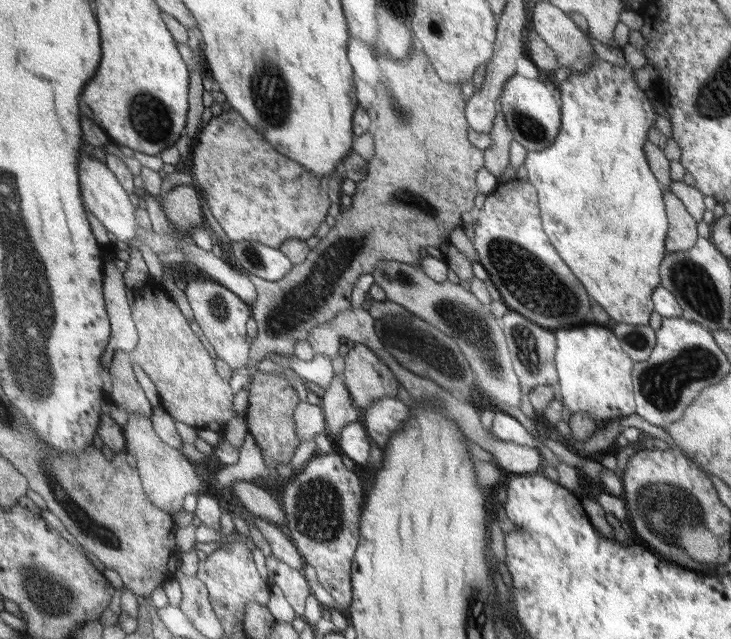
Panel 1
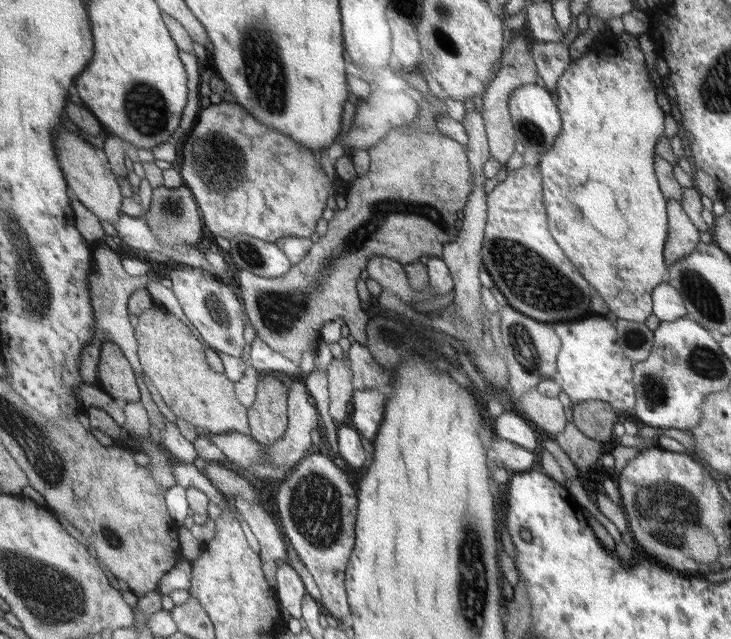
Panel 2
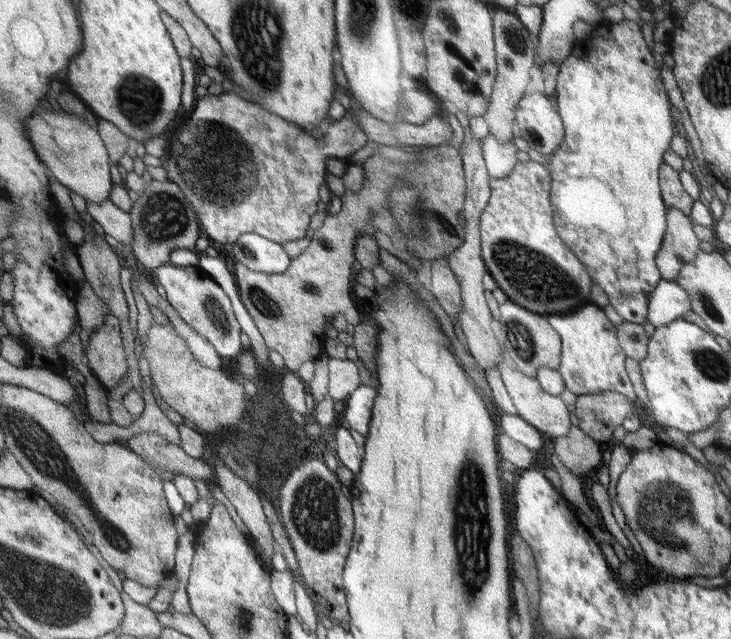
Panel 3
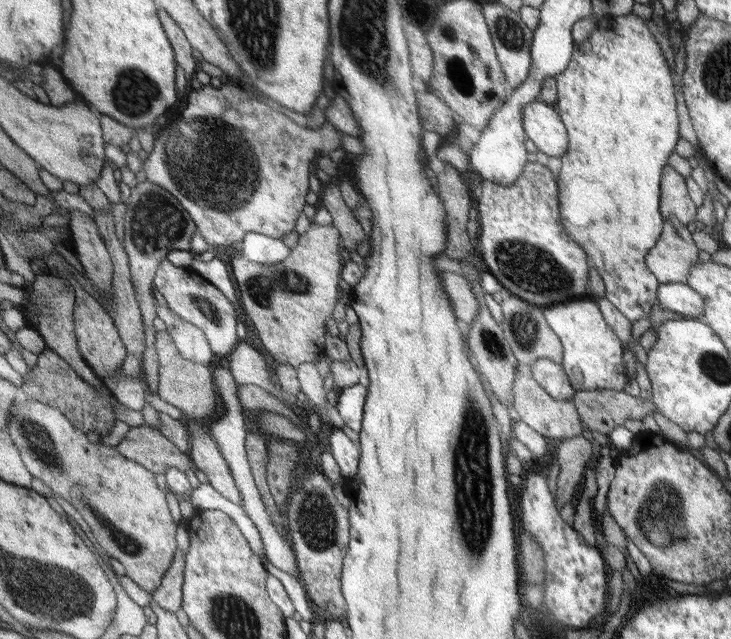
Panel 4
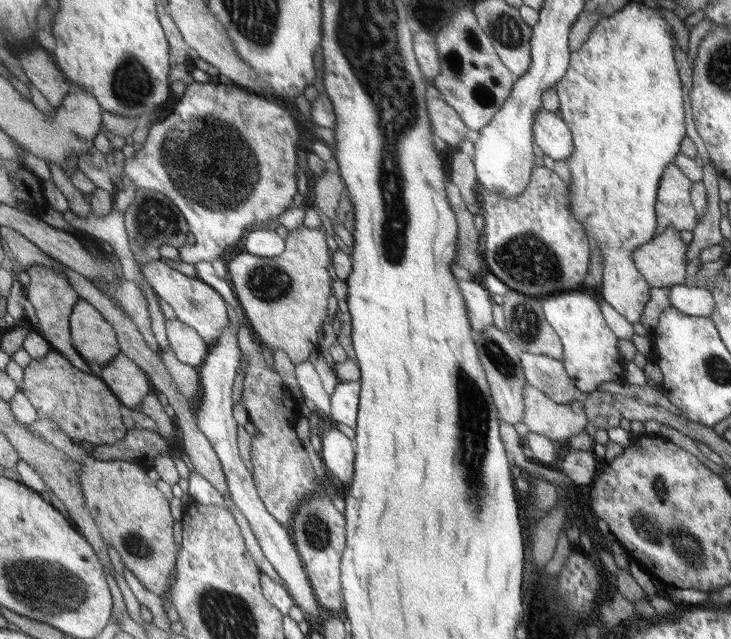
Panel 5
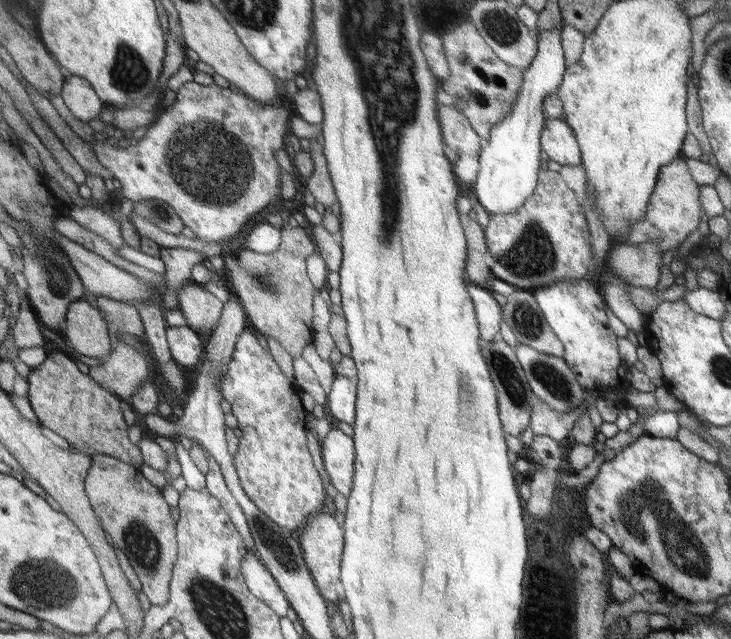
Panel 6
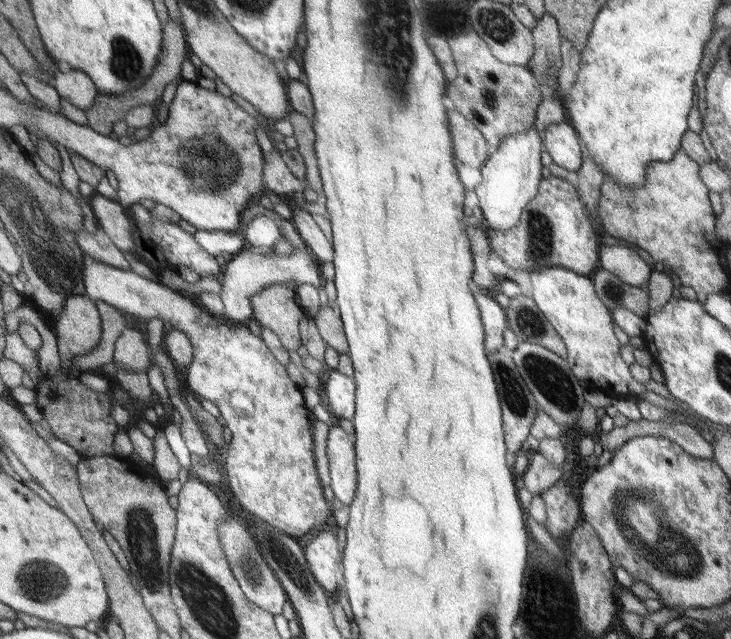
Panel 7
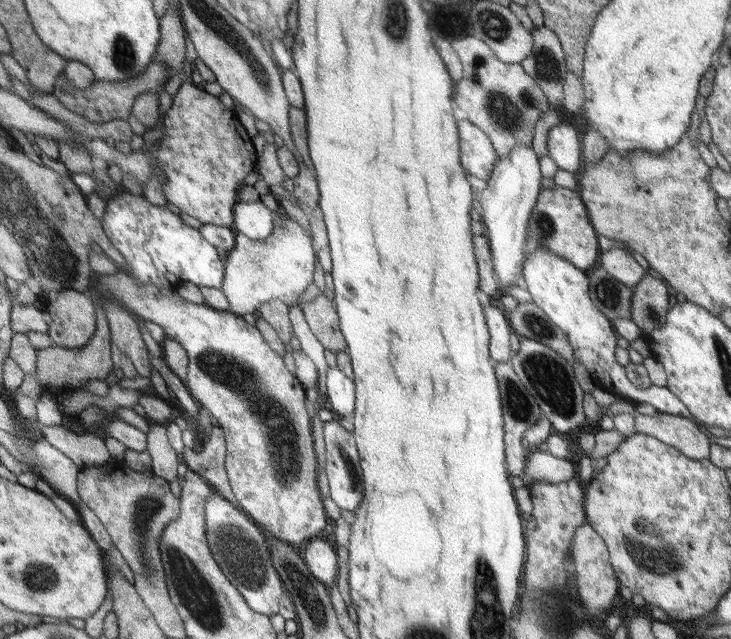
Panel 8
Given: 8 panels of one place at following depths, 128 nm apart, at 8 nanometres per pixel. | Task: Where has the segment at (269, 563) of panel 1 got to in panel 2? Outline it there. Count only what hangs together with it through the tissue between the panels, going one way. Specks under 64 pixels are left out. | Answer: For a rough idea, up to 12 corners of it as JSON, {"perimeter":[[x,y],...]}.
{"perimeter":[[278,565],[276,598],[293,618],[301,618],[306,594],[297,572]]}

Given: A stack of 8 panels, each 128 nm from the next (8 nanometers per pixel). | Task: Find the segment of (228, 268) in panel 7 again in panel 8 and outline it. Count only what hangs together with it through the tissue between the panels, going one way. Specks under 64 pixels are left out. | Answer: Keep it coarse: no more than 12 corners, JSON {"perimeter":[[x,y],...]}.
{"perimeter":[[280,213],[265,240],[235,232],[221,292],[239,316],[313,282],[303,226]]}

